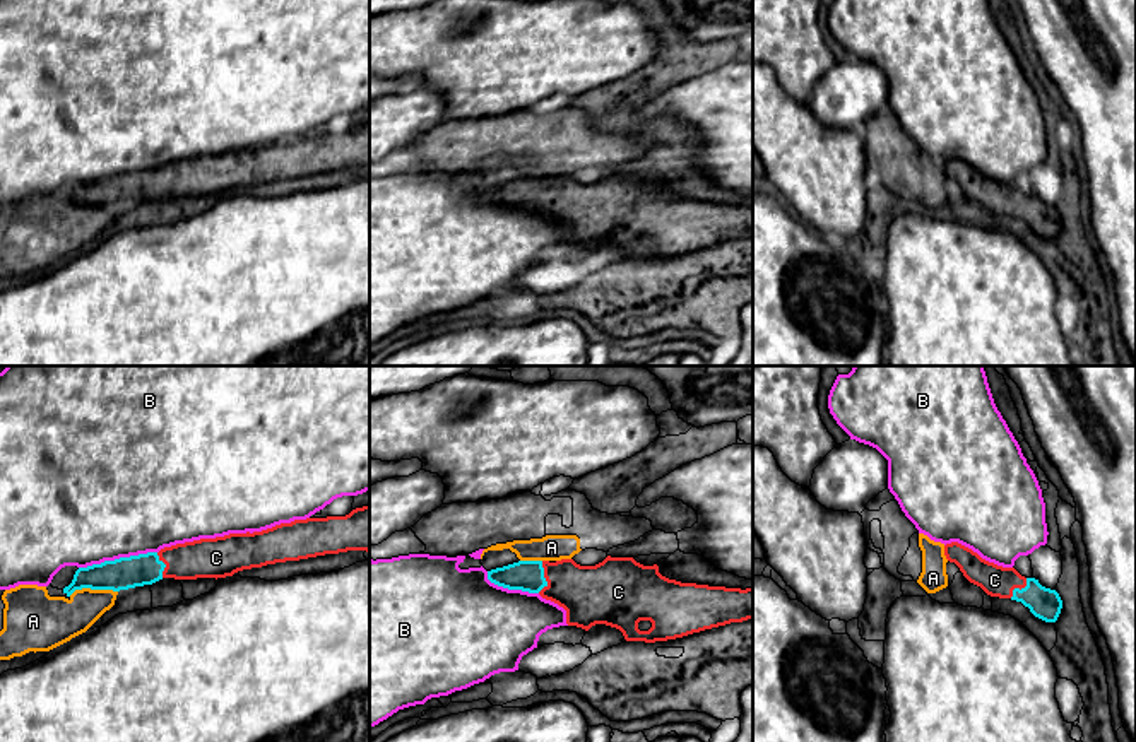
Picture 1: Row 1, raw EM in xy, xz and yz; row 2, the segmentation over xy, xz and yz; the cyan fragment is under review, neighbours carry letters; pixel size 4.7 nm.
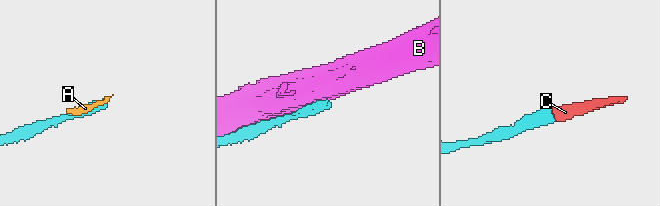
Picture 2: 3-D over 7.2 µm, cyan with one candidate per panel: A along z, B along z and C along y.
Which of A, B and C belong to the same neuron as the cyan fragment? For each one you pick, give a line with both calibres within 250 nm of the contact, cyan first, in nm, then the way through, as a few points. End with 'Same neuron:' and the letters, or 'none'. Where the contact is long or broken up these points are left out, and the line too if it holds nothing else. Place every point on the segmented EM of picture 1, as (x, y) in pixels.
C: calibres 140 and 280 nm
Same neuron: C

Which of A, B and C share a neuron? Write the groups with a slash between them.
A / B / C

